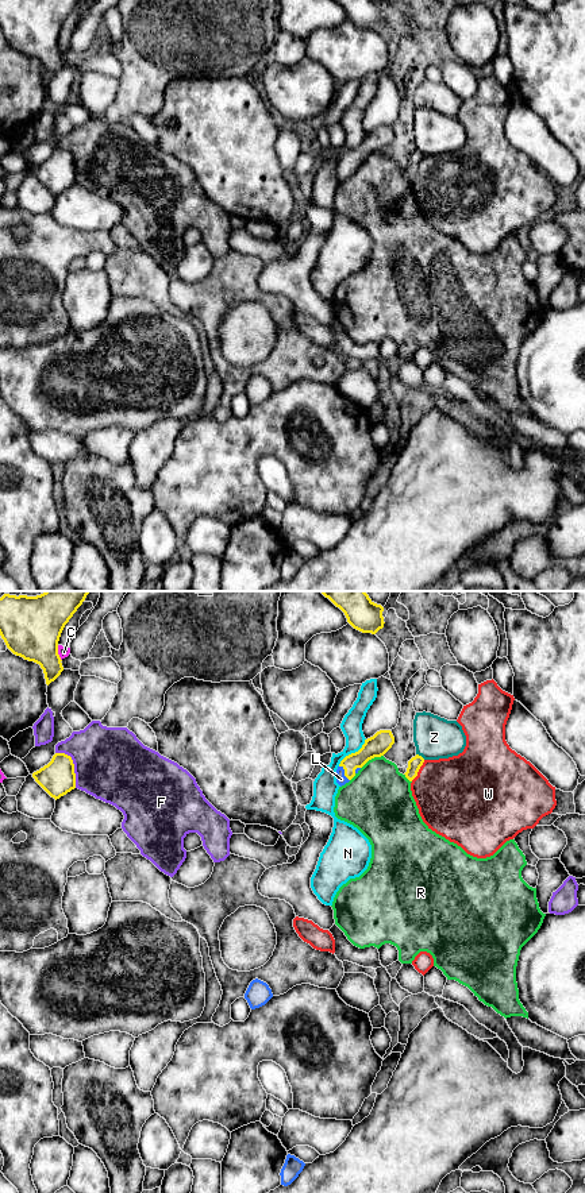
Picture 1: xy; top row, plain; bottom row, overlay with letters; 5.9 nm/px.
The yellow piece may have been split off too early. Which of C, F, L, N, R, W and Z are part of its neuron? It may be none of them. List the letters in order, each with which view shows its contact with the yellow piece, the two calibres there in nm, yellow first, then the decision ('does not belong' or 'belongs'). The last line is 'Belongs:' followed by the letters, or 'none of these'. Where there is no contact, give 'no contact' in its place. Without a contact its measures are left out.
C: contact in xy; calibres 320 and 70 nm; does not belong
F: contact in xy; calibres 200 and 440 nm; does not belong
L: contact in xy; calibres 130 and 60 nm; belongs
N: contact in xy; calibres 130 and 140 nm; does not belong
R: contact in xy; calibres 130 and 400 nm; does not belong
W: contact in xy; calibres 80 and 440 nm; does not belong
Z: contact in xy; calibres 80 and 240 nm; does not belong
Belongs: L

